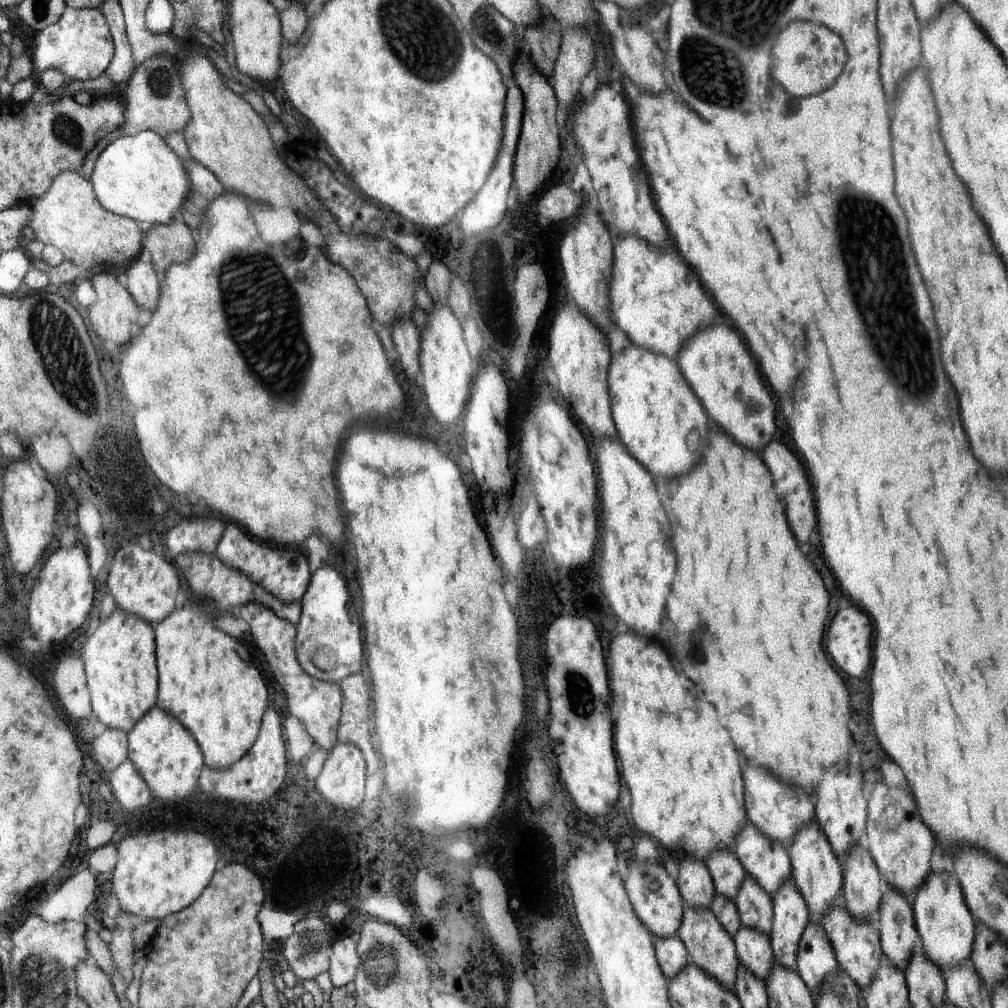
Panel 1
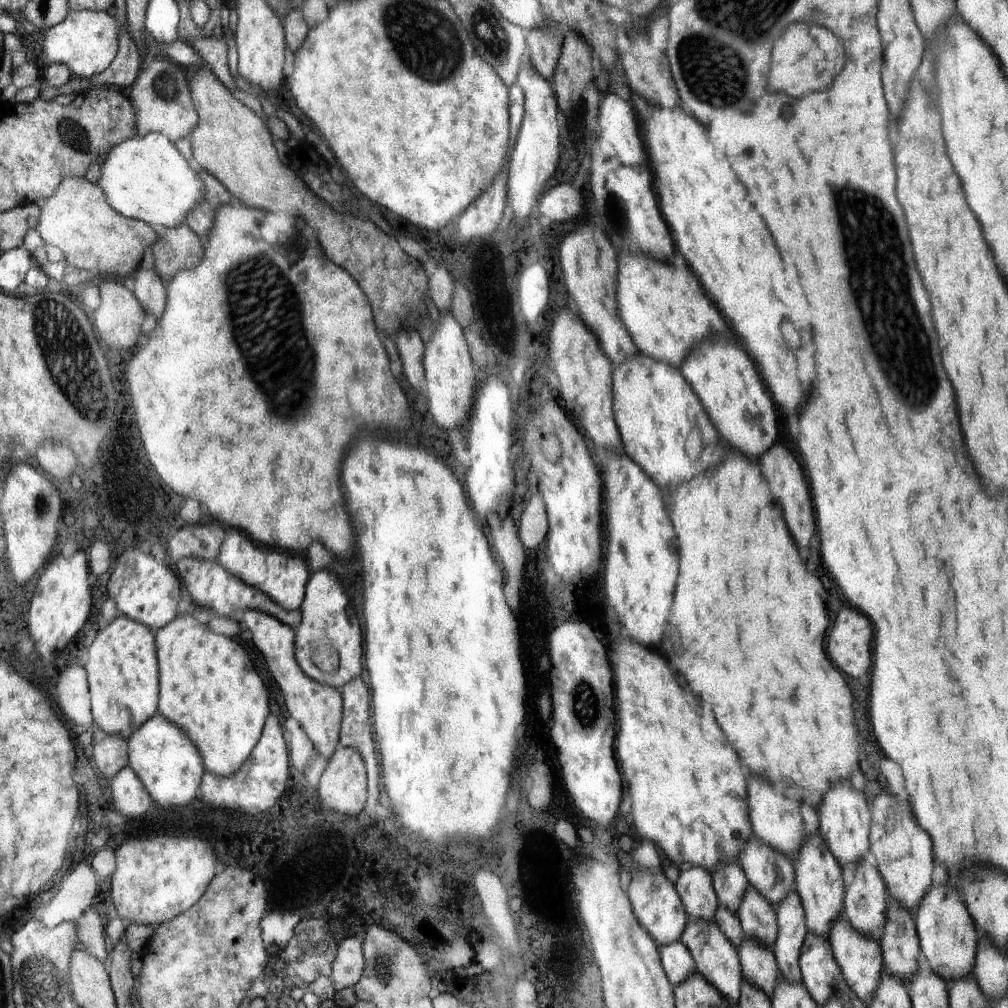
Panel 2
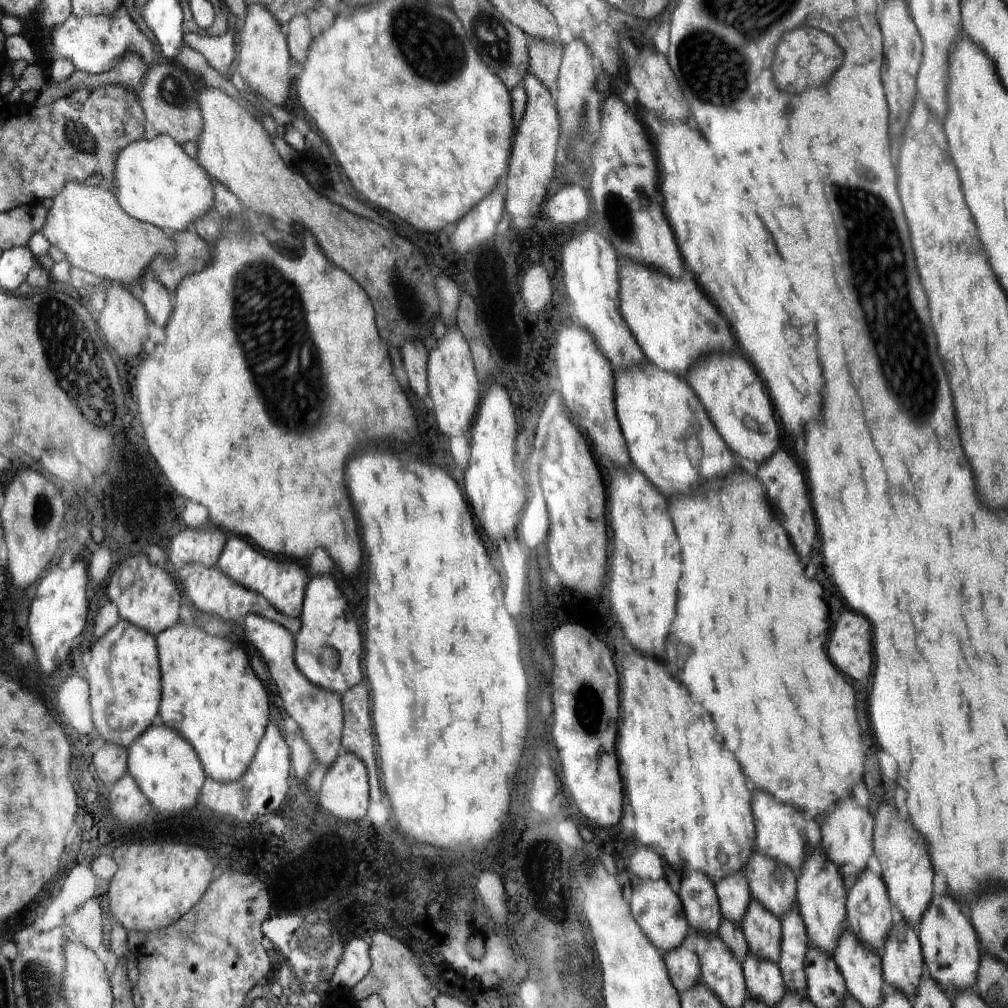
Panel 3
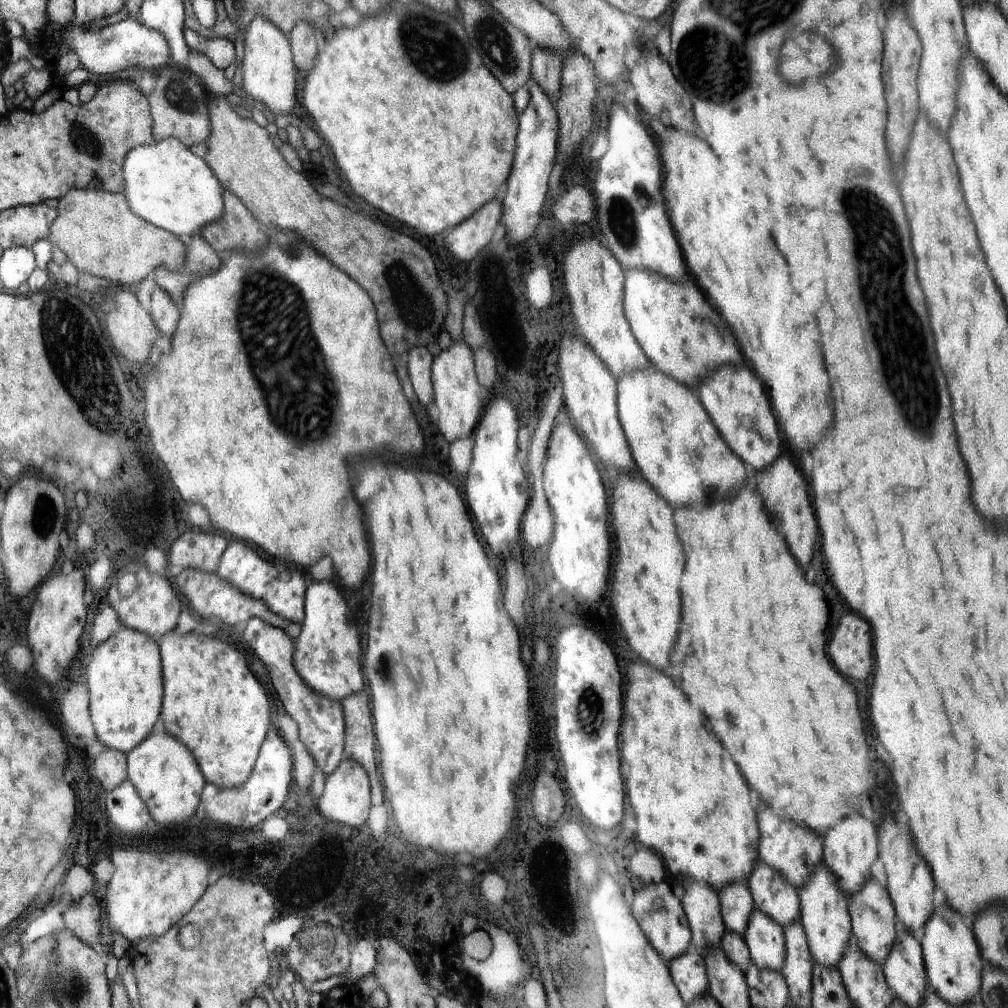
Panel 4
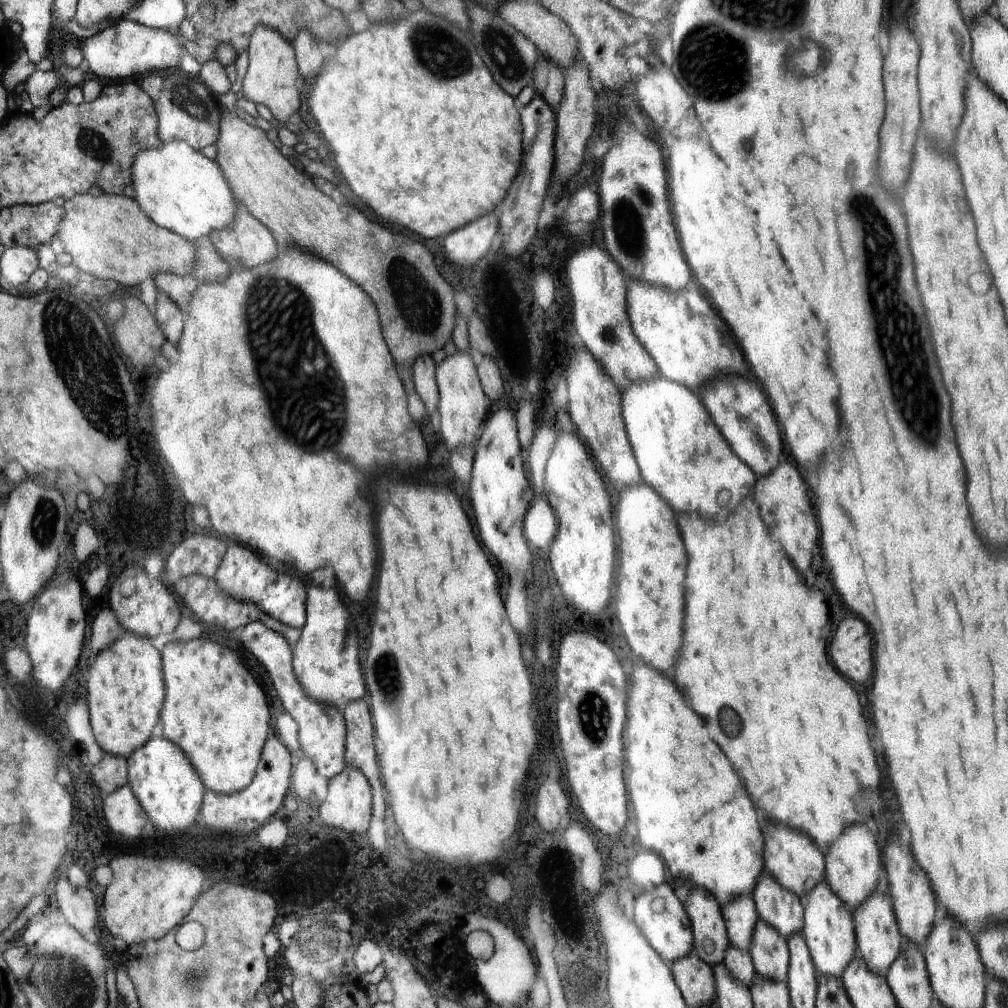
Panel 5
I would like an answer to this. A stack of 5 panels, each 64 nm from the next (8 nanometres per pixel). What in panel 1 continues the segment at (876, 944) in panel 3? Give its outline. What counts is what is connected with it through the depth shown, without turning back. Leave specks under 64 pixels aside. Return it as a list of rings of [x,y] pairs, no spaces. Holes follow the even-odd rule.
[[[860,844],[852,848],[848,858],[844,858],[841,863],[846,864],[841,899],[846,912],[862,924],[875,921],[876,925],[884,877],[874,859],[865,844]]]

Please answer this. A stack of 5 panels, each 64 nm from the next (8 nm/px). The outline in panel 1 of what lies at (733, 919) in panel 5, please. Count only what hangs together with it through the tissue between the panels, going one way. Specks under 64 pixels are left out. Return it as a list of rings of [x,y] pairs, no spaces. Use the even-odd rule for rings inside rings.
[[[720,850],[720,852],[714,852],[714,854],[706,860],[706,866],[713,878],[715,894],[724,896],[724,898],[728,898],[728,900],[736,898],[742,880],[744,880],[744,876],[746,876],[744,867],[738,860],[738,857],[732,854],[732,852]]]

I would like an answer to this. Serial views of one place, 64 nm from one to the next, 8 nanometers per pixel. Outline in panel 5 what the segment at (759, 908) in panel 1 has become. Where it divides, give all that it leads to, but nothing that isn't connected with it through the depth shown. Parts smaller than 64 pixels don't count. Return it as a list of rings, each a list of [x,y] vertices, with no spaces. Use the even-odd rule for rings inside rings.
[[[758,919],[749,953],[758,976],[764,980],[787,982],[789,950],[786,940],[773,926]]]

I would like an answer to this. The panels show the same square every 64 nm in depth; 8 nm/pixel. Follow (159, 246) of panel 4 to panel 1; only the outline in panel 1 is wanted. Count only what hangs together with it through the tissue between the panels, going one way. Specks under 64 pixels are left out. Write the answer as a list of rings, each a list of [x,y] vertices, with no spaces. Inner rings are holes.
[[[77,171],[64,172],[64,176],[58,176],[47,195],[40,196],[38,200],[29,204],[32,205],[32,222],[27,225],[32,228],[37,240],[40,240],[42,244],[55,246],[62,251],[65,260],[83,266],[86,270],[91,270],[101,264],[115,265],[124,262],[126,258],[138,254],[142,238],[147,238],[138,230],[134,220],[108,212],[108,209],[100,204],[91,181],[80,176]]]

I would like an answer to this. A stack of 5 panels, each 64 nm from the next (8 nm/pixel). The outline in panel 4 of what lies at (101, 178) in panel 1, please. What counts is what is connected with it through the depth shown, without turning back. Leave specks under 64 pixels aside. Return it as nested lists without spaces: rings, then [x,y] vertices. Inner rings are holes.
[[[174,138],[132,148],[124,160],[122,174],[126,184],[126,191],[122,194],[126,197],[131,212],[178,238],[186,239],[201,235],[208,224],[214,223],[223,216],[223,186],[203,158],[195,156],[188,147]]]

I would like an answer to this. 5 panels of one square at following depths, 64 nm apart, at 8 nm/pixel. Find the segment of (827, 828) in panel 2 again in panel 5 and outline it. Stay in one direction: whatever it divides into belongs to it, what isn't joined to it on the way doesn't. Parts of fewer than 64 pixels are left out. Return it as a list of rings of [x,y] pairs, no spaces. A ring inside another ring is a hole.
[[[864,824],[848,826],[825,850],[825,881],[832,892],[853,912],[876,891],[878,868],[882,861],[880,838],[874,836]]]

